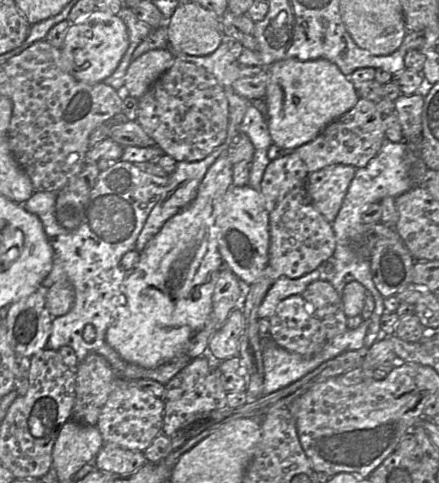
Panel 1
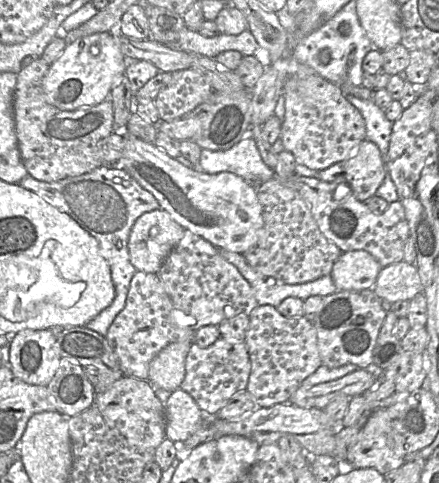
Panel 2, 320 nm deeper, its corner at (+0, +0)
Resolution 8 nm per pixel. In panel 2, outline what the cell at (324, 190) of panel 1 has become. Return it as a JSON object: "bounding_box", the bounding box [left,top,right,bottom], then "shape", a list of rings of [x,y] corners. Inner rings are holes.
{"bounding_box":[316,139,386,202],"shape":[[[364,139],[348,159],[335,163],[322,171],[318,171],[316,177],[324,182],[348,184],[356,198],[361,202],[366,202],[369,198],[375,196],[377,189],[385,179],[385,175],[386,166],[378,146]]]}

